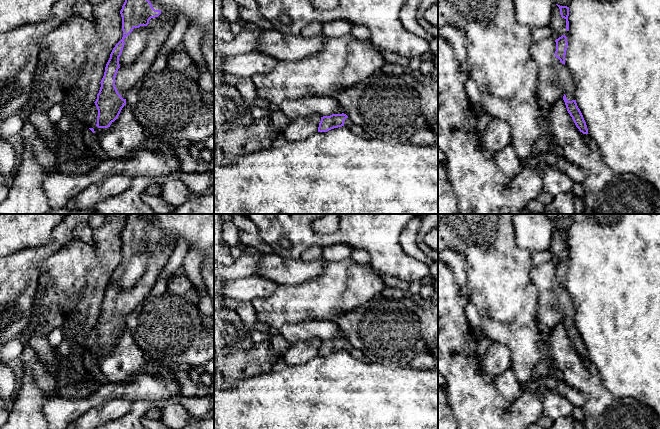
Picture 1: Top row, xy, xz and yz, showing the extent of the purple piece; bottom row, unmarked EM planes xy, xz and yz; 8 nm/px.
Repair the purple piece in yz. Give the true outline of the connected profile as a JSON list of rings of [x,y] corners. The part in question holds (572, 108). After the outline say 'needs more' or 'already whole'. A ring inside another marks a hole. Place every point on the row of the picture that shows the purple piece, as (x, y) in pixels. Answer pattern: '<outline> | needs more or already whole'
[[[562,35],[561,37],[554,38],[556,42],[556,51],[553,63],[565,92],[563,100],[565,102],[567,111],[572,117],[576,127],[583,134],[588,134],[586,122],[575,100],[575,83],[573,75],[565,65],[565,55],[568,46],[567,37]]] | needs more

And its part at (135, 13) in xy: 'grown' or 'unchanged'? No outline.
grown

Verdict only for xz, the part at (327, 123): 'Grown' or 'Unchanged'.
Grown

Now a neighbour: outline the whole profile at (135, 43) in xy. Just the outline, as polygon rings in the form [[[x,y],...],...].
[[[146,30],[132,31],[125,39],[121,56],[119,57],[120,67],[133,64],[143,53],[147,46],[148,33]]]

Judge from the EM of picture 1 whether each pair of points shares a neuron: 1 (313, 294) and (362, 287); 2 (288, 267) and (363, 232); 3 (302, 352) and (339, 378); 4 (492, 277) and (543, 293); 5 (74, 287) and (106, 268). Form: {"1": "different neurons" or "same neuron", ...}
{"1": "same neuron", "2": "different neurons", "3": "different neurons", "4": "different neurons", "5": "different neurons"}

